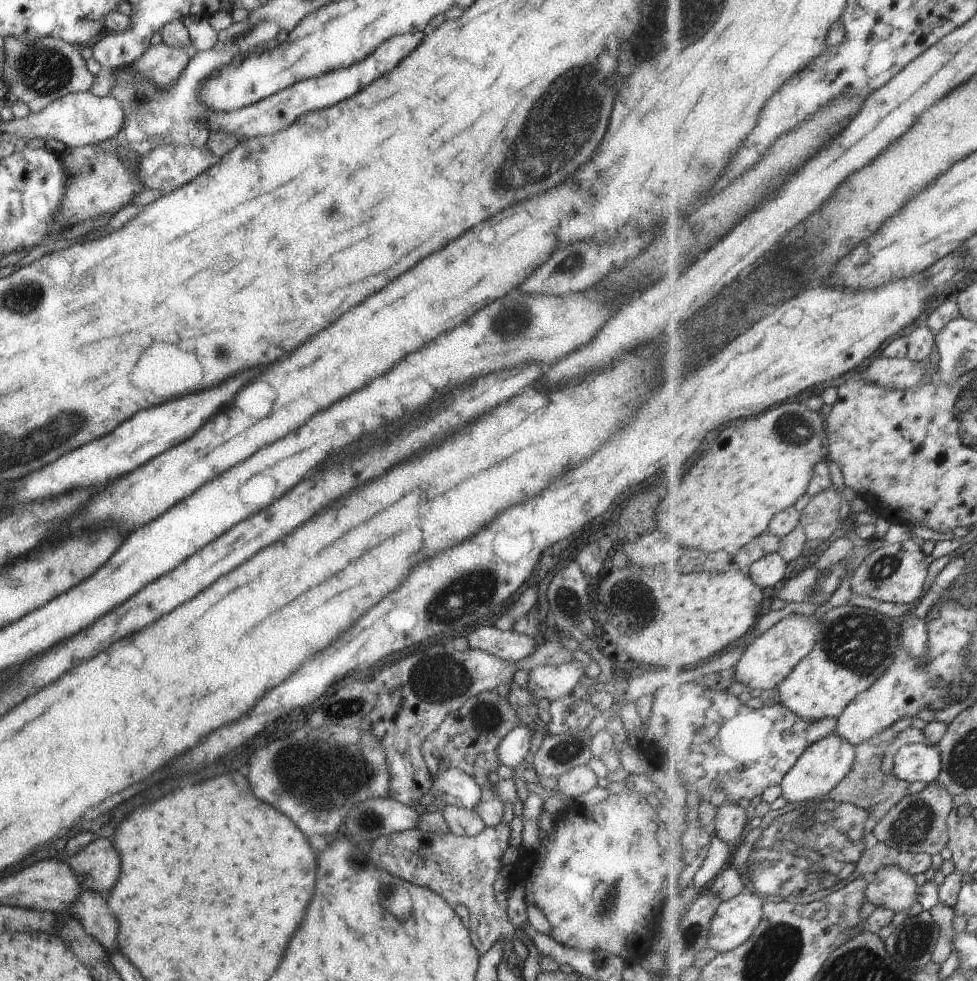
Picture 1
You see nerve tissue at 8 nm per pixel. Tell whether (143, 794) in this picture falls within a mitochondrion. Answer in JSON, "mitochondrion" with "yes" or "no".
{"mitochondrion":"no"}

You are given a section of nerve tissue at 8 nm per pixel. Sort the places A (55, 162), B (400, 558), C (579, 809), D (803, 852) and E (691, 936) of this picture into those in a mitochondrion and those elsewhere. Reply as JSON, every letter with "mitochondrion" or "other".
{"A":"other","B":"other","C":"other","D":"mitochondrion","E":"mitochondrion"}

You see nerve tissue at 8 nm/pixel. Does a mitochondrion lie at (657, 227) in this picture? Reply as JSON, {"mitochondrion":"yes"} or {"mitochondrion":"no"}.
{"mitochondrion":"no"}

